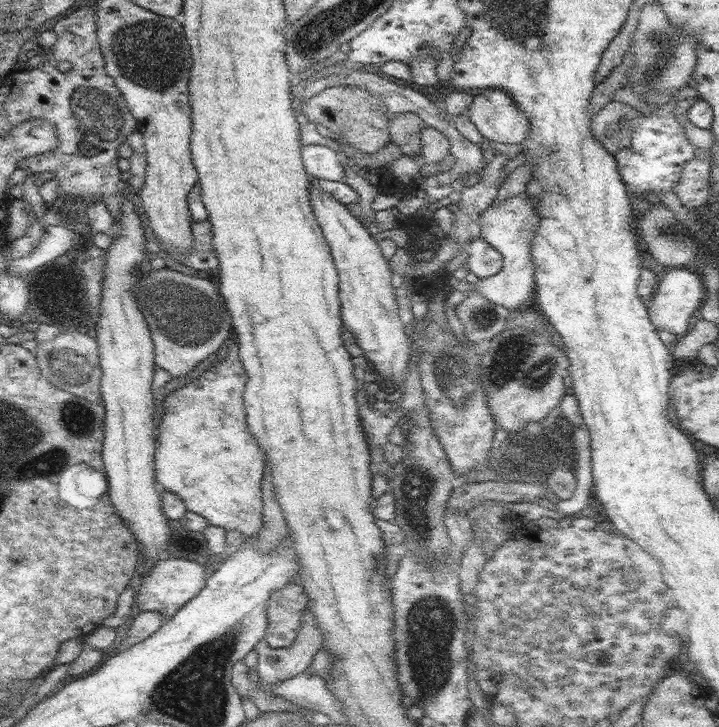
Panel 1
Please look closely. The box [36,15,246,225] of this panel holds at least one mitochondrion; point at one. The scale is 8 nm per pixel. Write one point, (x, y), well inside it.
(150, 54)

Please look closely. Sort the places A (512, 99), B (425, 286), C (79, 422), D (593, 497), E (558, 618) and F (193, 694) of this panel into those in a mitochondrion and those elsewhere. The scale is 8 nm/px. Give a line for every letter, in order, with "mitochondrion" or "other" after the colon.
A: other
B: other
C: mitochondrion
D: other
E: mitochondrion
F: mitochondrion

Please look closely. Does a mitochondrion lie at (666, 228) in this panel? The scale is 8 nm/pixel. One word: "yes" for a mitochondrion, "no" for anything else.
yes

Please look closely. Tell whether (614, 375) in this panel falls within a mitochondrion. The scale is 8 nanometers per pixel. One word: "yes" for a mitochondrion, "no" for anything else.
no

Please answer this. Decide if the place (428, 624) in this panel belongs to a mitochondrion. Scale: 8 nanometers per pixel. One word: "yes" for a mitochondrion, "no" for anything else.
yes

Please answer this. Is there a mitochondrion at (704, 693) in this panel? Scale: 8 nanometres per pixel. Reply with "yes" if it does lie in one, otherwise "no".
no

